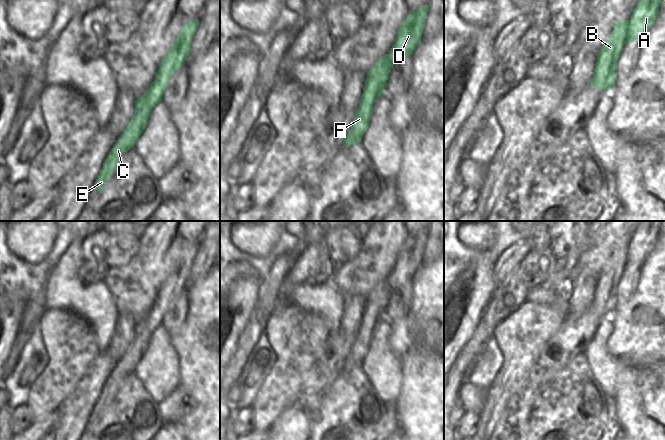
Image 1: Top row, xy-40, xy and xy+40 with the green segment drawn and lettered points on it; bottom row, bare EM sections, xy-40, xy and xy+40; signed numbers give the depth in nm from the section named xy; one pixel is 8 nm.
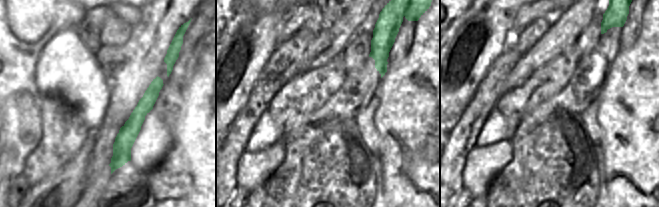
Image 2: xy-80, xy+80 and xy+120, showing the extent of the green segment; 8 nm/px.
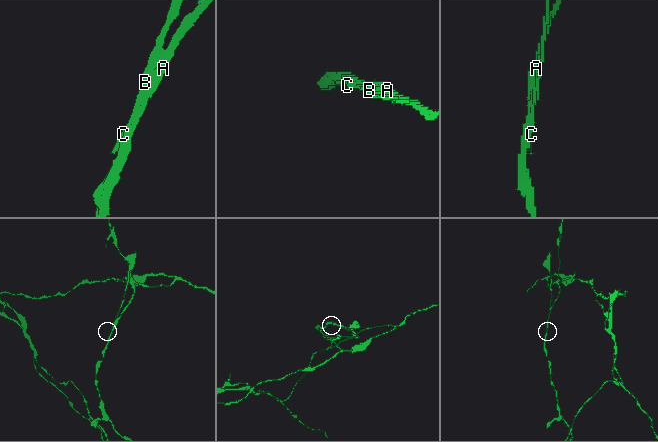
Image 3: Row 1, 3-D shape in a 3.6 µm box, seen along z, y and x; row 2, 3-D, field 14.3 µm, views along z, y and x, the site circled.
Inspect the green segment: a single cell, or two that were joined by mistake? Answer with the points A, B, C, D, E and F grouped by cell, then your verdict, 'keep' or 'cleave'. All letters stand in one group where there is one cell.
groups A D / B C E F; cleave

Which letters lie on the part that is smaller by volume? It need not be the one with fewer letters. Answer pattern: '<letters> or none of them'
B, C, E, F

